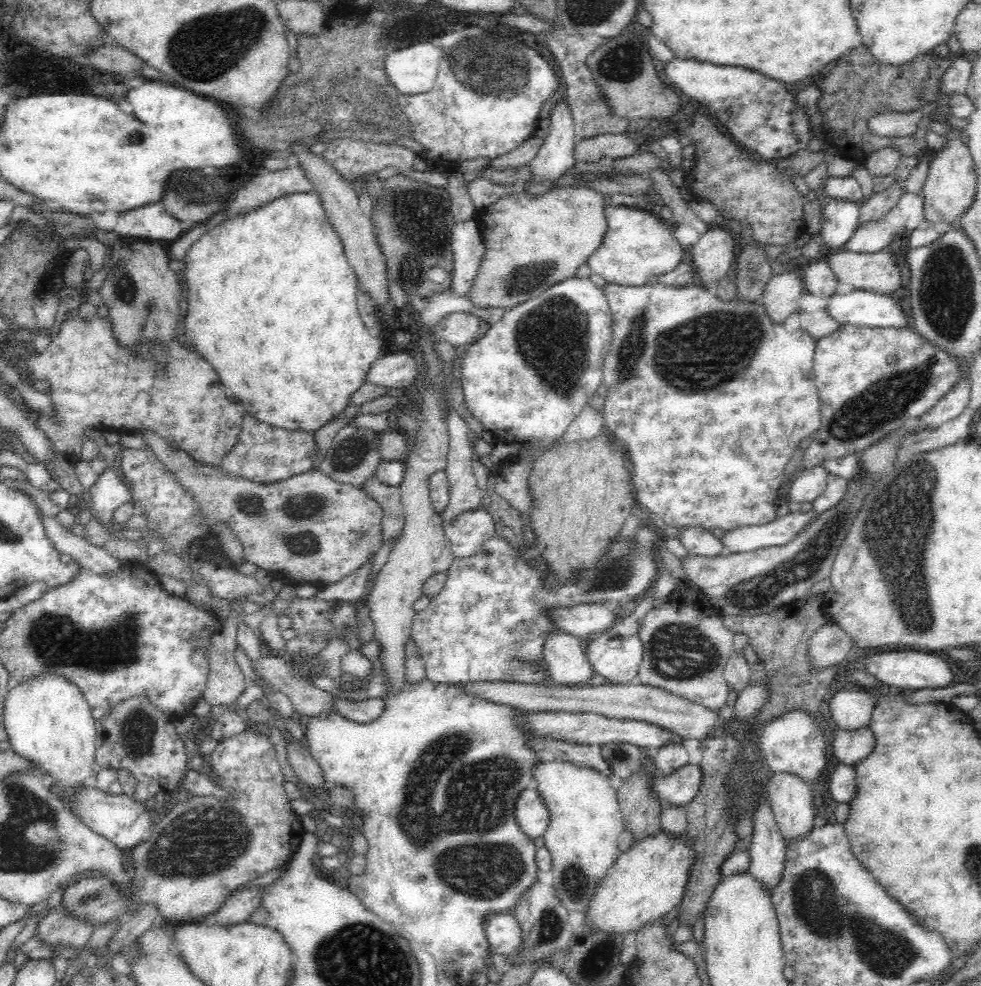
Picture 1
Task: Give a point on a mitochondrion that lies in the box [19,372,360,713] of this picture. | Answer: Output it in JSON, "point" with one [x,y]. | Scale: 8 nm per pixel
{"point":[53,639]}

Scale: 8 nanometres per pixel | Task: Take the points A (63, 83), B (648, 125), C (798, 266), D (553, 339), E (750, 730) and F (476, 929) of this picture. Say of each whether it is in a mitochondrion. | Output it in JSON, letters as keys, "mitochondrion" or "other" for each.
{"A":"other","B":"other","C":"other","D":"mitochondrion","E":"other","F":"other"}

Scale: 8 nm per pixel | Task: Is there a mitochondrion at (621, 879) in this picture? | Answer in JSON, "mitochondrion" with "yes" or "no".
{"mitochondrion":"no"}

